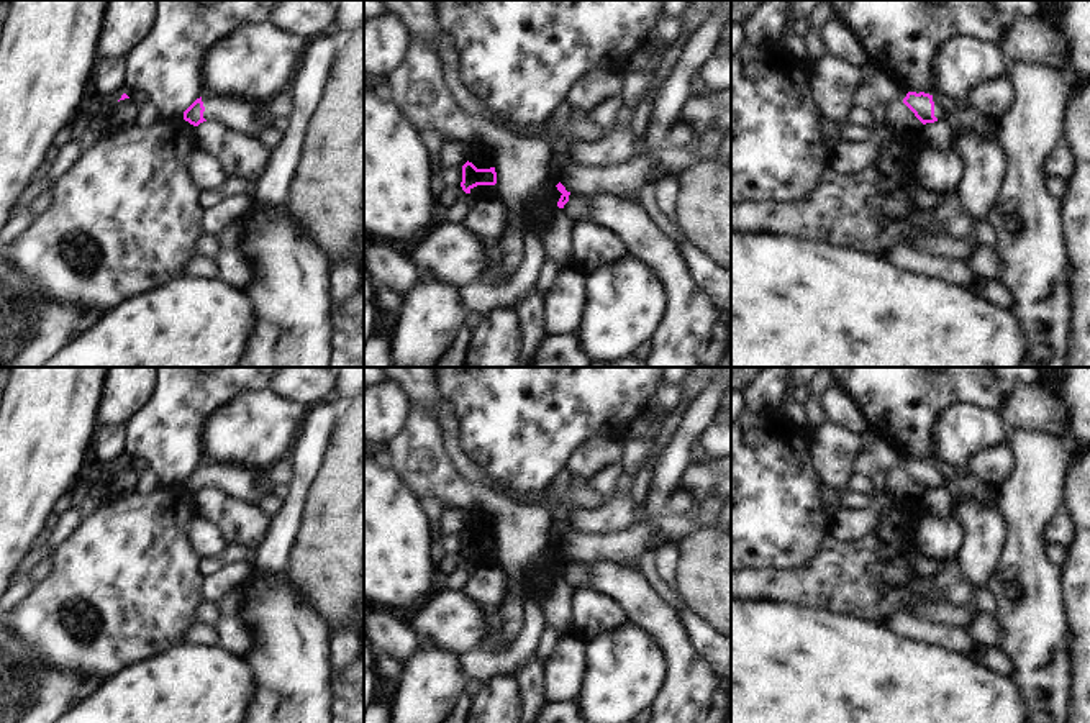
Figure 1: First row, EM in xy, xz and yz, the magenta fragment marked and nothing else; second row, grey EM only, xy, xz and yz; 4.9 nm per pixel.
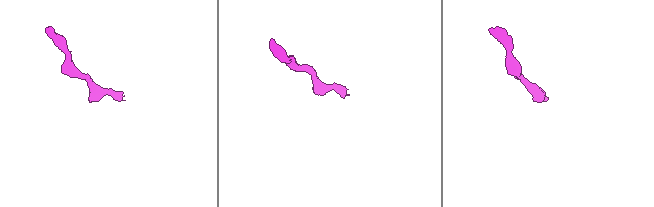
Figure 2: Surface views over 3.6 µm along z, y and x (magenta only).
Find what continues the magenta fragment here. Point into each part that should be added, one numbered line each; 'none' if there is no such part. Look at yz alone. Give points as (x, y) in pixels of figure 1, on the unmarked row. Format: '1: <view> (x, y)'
1: yz (941, 476)

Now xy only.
1: xy (238, 482)

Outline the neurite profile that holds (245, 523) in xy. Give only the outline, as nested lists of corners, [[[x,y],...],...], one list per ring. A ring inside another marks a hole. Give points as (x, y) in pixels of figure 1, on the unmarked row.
[[[203,489],[195,493],[197,515],[213,521],[228,543],[249,552],[259,546],[269,530],[269,518],[261,507],[228,497],[221,490]]]

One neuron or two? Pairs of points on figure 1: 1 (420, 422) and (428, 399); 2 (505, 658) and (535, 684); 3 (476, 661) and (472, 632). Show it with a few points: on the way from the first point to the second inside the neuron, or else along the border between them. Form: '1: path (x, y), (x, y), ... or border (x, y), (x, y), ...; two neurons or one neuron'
1: border (412, 404), (417, 404), (435, 420); two neurons
2: border (535, 653), (510, 674); two neurons
3: border (484, 646), (461, 654); two neurons

